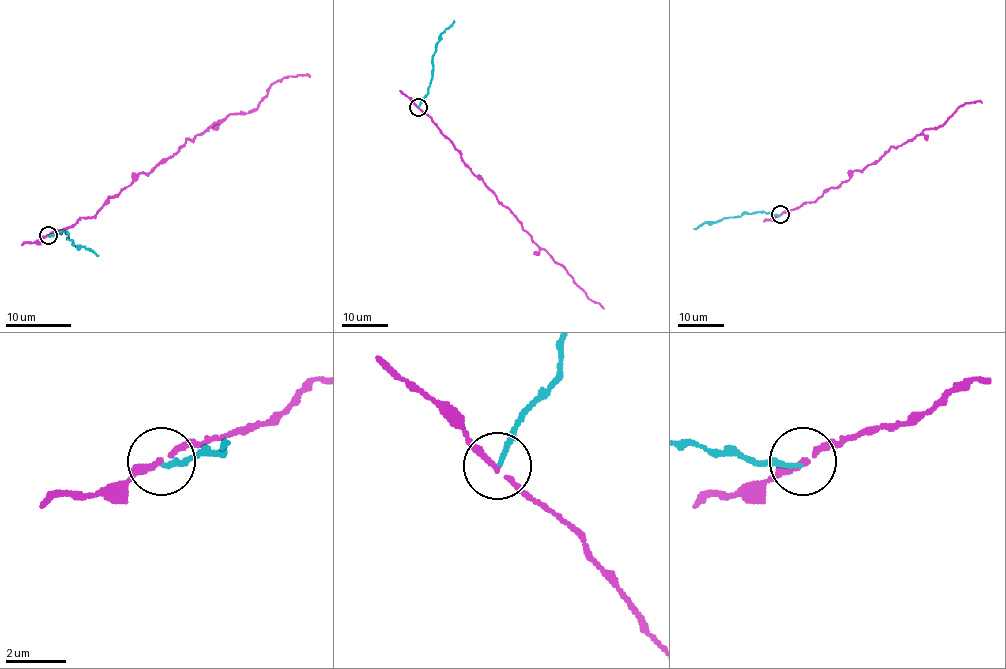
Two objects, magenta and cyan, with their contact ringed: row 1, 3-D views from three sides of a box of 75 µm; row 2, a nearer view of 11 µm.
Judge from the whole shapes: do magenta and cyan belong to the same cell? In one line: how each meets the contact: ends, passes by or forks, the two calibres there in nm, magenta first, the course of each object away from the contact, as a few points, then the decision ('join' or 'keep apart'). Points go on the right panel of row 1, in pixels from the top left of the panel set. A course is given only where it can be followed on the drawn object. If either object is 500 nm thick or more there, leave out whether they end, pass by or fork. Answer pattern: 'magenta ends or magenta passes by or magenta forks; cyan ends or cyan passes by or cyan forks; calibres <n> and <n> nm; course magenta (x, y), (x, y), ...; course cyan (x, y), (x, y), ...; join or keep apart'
magenta passes by; cyan ends; calibres 190 and 140 nm; course magenta (780, 215), (813, 202), (891, 147), (940, 127), (958, 107), (981, 103); course cyan (780, 215), (758, 211), (704, 222), (694, 229); keep apart

